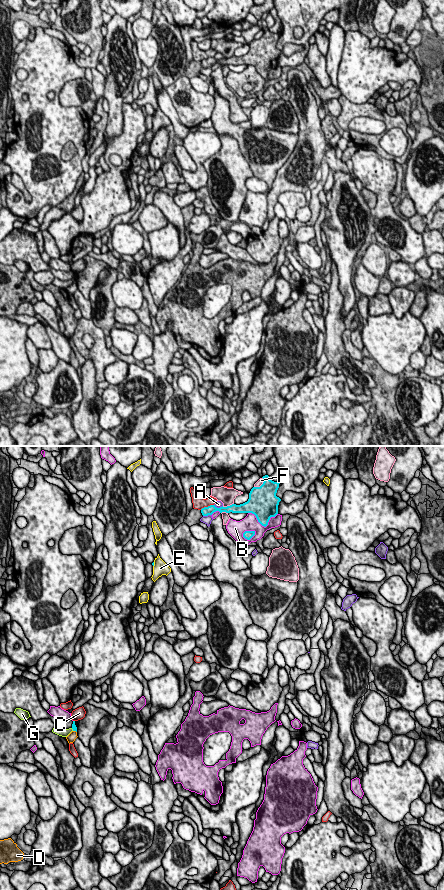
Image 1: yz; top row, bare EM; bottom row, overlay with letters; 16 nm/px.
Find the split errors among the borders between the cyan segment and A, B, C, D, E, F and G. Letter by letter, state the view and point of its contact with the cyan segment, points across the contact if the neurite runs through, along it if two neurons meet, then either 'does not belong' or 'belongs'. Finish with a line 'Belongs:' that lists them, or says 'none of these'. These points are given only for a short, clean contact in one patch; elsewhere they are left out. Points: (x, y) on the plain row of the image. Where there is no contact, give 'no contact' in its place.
A: contact yz (207, 67); does not belong
B: contact yz (263, 77); does not belong
C: contact yz (206, 59); does not belong
D: contact yz (75, 282); border yz (73, 282), (76, 284); does not belong
E: contact yz (153, 116); does not belong
F: contact yz (227, 58); does not belong
G: contact yz (72, 280); border yz (71, 280), (73, 282); does not belong
Belongs: none of these

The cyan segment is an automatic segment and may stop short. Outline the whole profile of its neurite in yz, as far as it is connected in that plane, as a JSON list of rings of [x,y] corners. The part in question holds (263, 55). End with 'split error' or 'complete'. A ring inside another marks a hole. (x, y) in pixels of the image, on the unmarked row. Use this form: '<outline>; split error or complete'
[[[268,27],[262,30],[264,31],[263,36],[260,39],[253,39],[251,41],[247,54],[240,57],[222,58],[220,60],[210,57],[201,61],[202,67],[212,67],[216,63],[220,65],[252,65],[256,68],[258,74],[266,79],[270,70],[278,66],[278,57],[281,51],[276,48],[276,45],[280,34],[270,32]]]; complete

